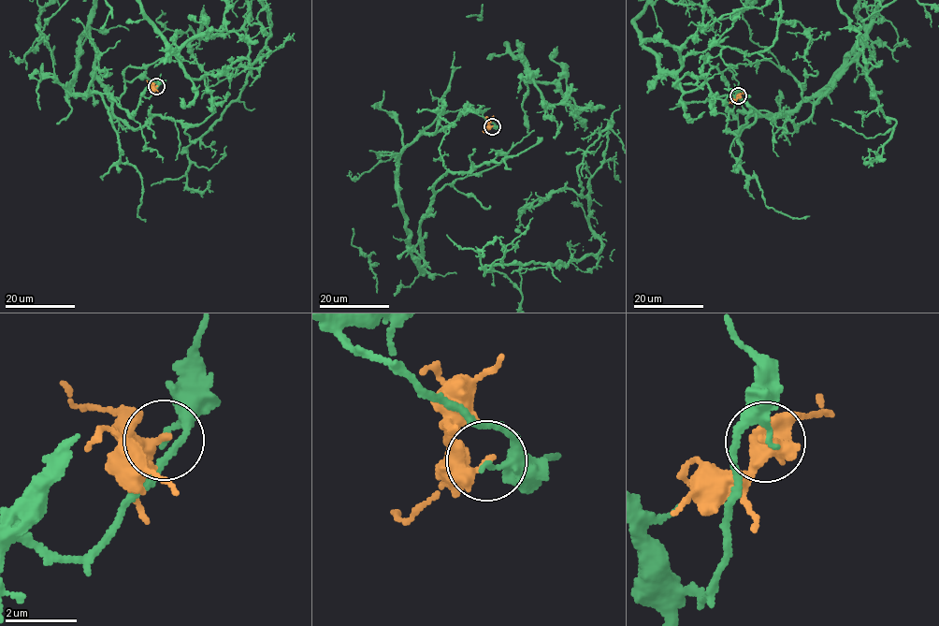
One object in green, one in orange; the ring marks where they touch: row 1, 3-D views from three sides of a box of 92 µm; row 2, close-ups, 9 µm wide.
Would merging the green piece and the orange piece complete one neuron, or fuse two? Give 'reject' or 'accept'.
reject

